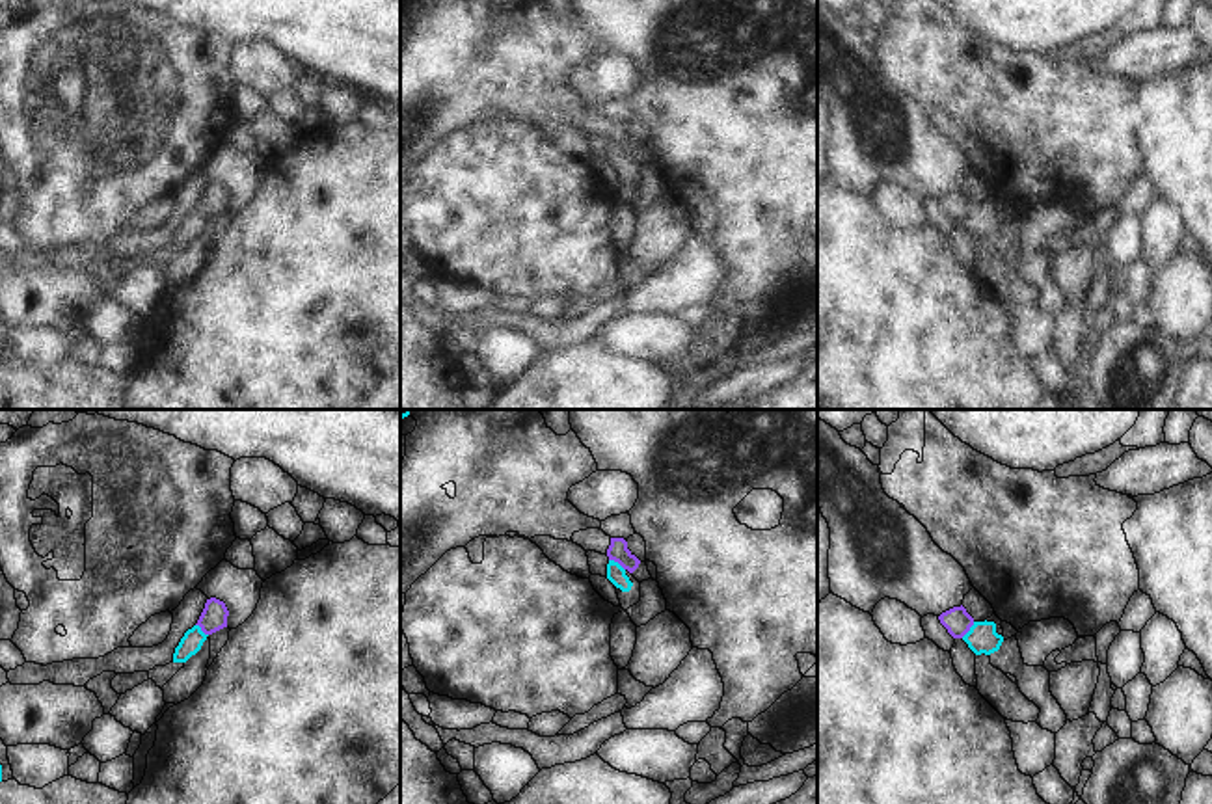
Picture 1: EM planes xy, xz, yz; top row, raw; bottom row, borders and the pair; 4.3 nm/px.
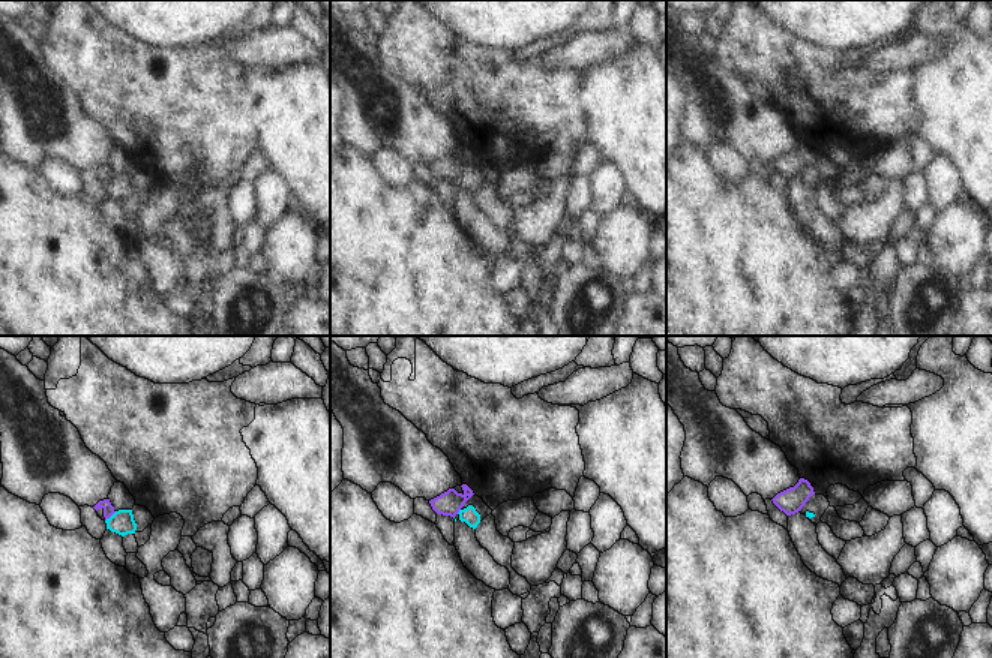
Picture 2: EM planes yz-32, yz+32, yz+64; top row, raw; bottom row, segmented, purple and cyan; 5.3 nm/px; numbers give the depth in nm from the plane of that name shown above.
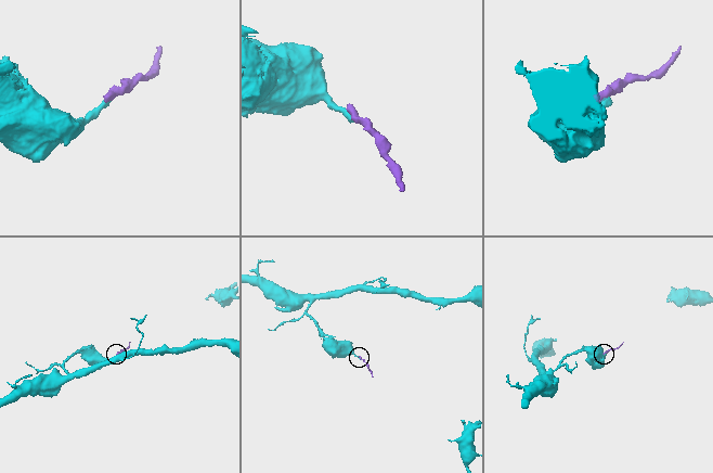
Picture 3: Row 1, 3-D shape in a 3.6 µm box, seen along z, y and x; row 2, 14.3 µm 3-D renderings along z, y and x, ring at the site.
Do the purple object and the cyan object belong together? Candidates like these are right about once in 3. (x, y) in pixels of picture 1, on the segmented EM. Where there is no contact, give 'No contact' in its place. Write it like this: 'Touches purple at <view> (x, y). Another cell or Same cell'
Touches purple at xz (617, 561). Another cell.

